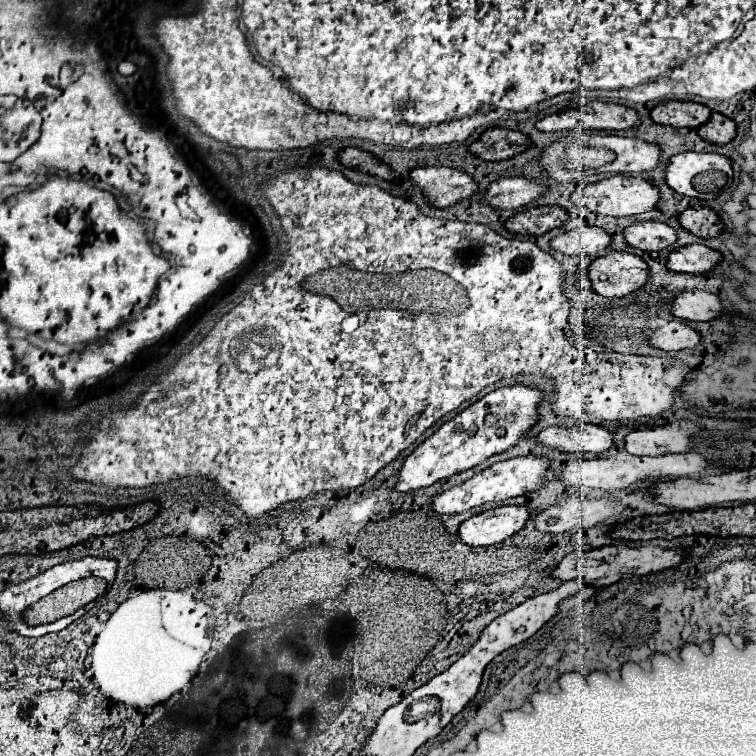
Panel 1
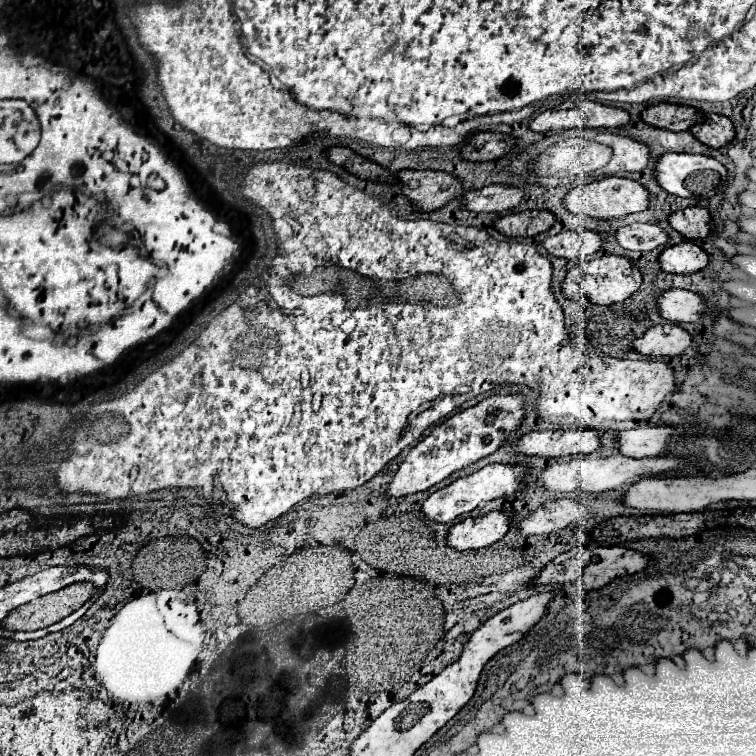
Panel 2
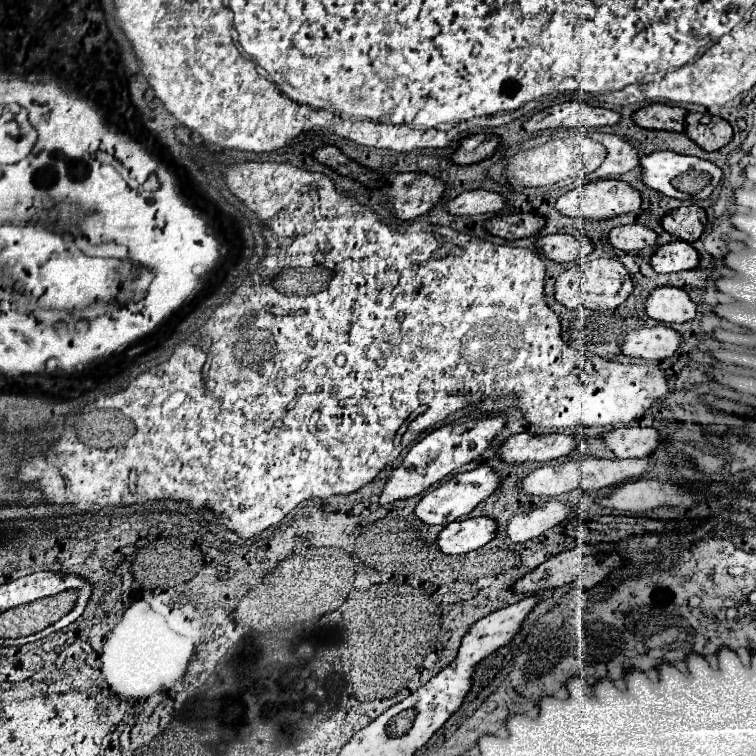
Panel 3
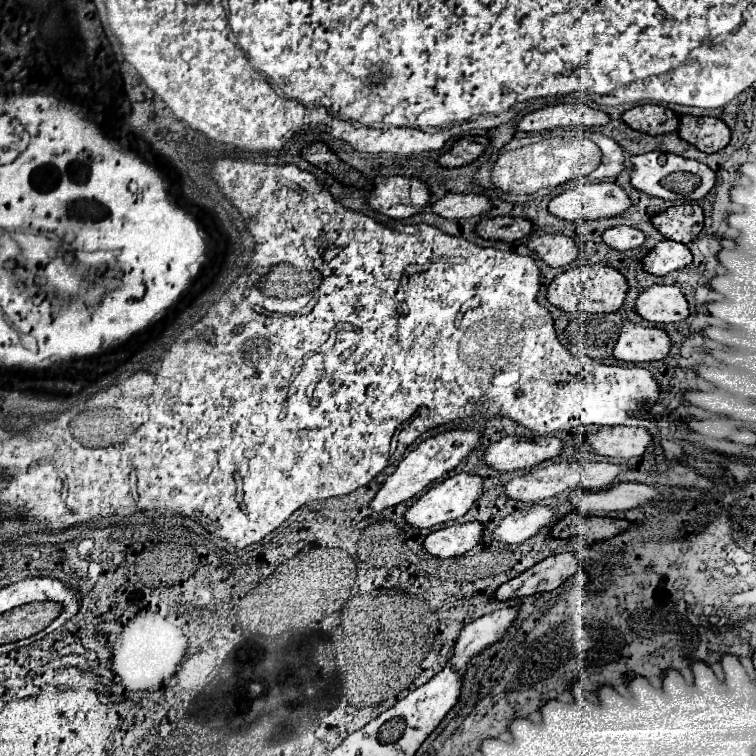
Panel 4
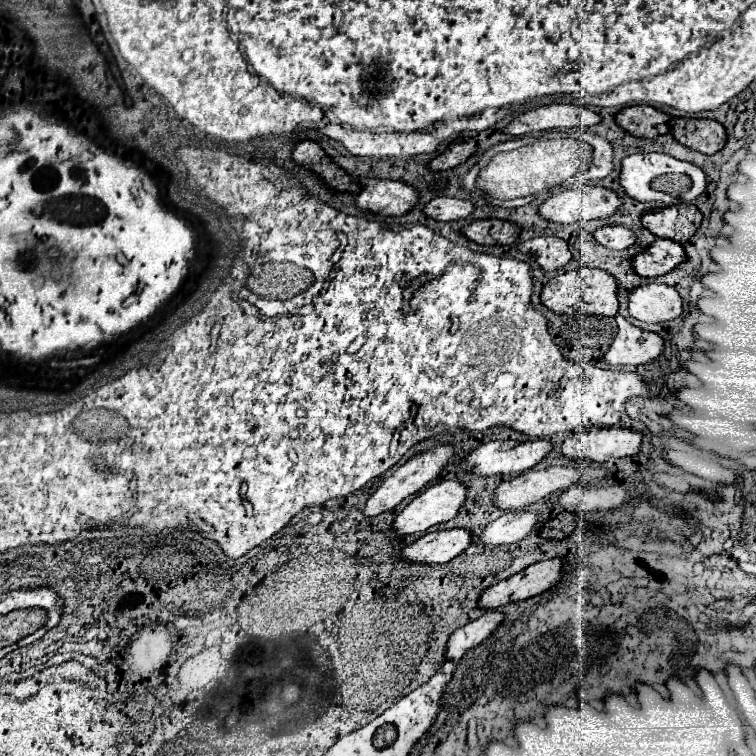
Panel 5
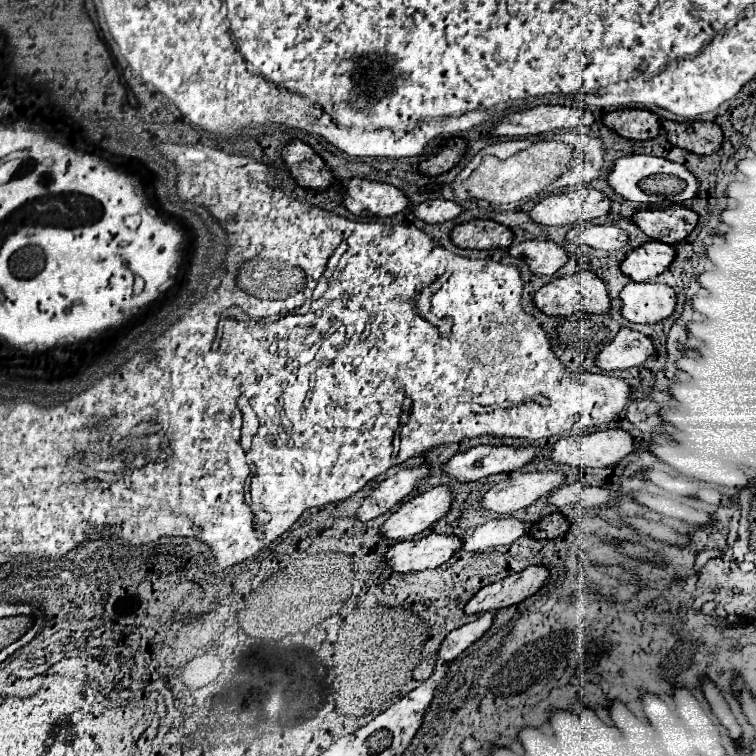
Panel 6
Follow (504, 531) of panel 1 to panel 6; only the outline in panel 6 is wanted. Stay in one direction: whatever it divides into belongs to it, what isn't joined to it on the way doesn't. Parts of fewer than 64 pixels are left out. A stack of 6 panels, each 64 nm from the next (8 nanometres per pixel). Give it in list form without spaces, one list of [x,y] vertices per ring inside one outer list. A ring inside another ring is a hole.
[[[432,532],[418,540],[394,544],[388,550],[386,560],[400,574],[418,572],[418,570],[442,566],[444,562],[448,562],[452,558],[454,552],[458,552],[462,548],[462,544],[464,544],[464,540],[460,536]]]

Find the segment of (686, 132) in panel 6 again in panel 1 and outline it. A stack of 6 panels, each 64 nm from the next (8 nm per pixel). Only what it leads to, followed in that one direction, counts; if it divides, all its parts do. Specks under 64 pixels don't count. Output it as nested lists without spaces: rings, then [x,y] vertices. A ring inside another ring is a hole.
[[[712,112],[710,120],[698,128],[698,134],[704,140],[722,146],[722,144],[728,144],[736,136],[736,124],[732,118],[724,116],[720,112]]]

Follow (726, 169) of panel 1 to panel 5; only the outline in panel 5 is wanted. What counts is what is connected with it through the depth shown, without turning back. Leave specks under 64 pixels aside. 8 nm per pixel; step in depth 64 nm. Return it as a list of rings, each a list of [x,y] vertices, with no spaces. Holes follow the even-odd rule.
[[[652,152],[652,154],[634,154],[634,156],[628,156],[622,160],[622,174],[620,174],[620,184],[624,186],[626,194],[632,196],[634,200],[638,202],[662,202],[662,204],[676,204],[676,202],[684,202],[684,204],[692,204],[690,200],[696,200],[702,192],[706,192],[708,188],[708,178],[706,178],[706,172],[702,168],[698,168],[696,164],[692,162],[682,162],[674,156],[668,156],[668,154],[658,154],[658,152]],[[668,172],[676,172],[676,174],[686,174],[692,178],[692,188],[682,194],[680,198],[672,196],[672,194],[666,194],[666,192],[658,192],[652,188],[652,182],[658,178],[658,176],[664,176]]]

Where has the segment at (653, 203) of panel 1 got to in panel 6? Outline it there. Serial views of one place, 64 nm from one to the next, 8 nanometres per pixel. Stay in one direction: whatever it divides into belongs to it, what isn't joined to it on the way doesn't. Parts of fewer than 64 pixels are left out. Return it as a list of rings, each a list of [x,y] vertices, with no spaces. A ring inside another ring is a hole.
[[[580,188],[574,192],[552,194],[540,200],[532,210],[530,216],[534,222],[544,226],[564,226],[564,224],[578,224],[598,216],[610,214],[612,200],[594,188]]]

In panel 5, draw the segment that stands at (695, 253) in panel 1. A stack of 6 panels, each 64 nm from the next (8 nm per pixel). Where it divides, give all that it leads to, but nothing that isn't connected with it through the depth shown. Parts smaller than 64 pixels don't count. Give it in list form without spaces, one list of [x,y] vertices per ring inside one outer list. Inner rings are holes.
[[[654,240],[644,252],[634,256],[634,270],[640,276],[662,276],[686,260],[684,248],[674,240]]]

